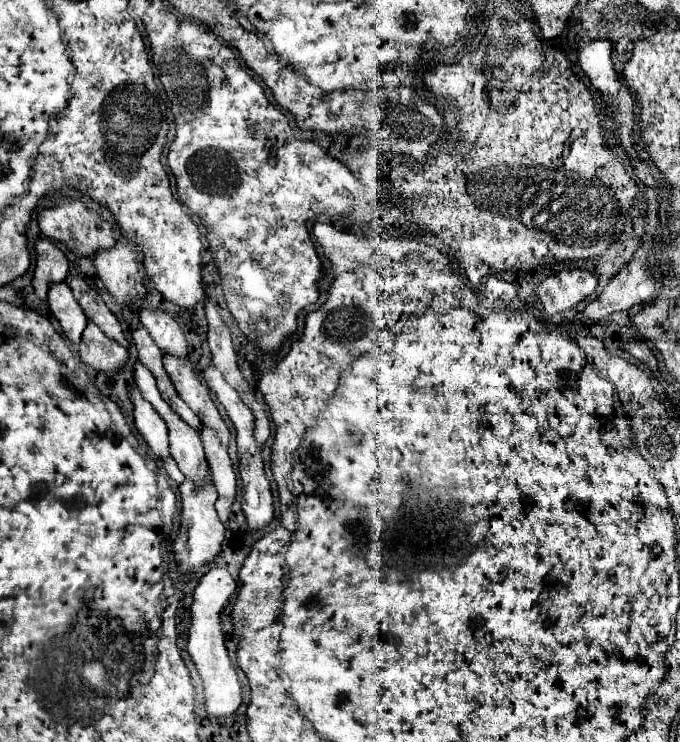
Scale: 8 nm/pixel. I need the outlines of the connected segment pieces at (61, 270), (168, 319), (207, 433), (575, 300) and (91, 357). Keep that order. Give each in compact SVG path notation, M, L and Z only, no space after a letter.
M38 240L36 242L38 250L38 260L36 260L36 270L34 270L34 290L40 300L48 300L48 288L54 282L66 282L68 278L68 258L66 254L52 244L50 240Z
M140 308L138 312L140 312L140 320L142 320L144 328L150 332L152 340L158 344L158 348L164 354L170 354L176 358L186 356L184 332L170 314L148 310L148 308Z
M202 426L200 440L204 444L204 452L206 452L210 470L212 470L212 480L214 480L214 486L218 492L216 510L218 510L222 524L226 526L228 516L230 516L230 506L236 498L236 476L232 470L232 462L230 462L226 448L220 444L220 440L216 438L216 434L210 428Z
M584 268L560 270L552 278L544 278L538 288L536 296L542 302L544 310L549 316L562 313L574 308L582 300L594 294L596 290L596 276Z
M88 322L88 328L80 342L80 362L92 366L98 372L118 374L128 360L128 350L112 344L94 322Z

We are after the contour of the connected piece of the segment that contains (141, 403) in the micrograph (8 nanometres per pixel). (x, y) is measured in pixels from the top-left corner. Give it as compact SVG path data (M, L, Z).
M130 388L130 398L134 402L134 422L138 432L142 434L142 438L146 440L146 444L152 448L152 452L164 462L164 468L168 472L168 476L174 480L174 484L182 484L184 482L184 474L180 472L180 468L176 466L174 458L168 452L168 432L166 432L166 424L162 424L162 418L158 416L158 412L154 412L154 408L150 408L150 404L146 404L146 400L142 400L138 388Z

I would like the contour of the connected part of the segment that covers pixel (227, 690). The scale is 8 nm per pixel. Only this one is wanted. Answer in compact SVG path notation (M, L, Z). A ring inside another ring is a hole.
M212 566L208 574L202 576L200 584L194 590L194 602L190 608L192 626L188 634L188 654L202 678L204 684L204 706L212 716L230 716L242 704L242 688L236 670L230 664L228 650L224 646L224 634L220 628L220 610L228 604L232 592L236 590L236 580L228 574L228 570L220 566ZM240 688L240 696L238 696Z

